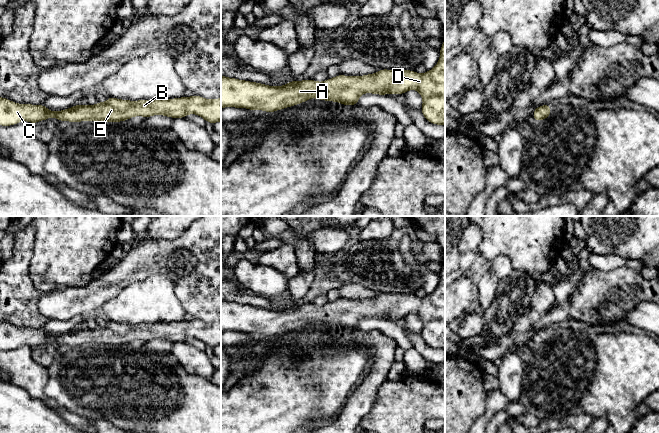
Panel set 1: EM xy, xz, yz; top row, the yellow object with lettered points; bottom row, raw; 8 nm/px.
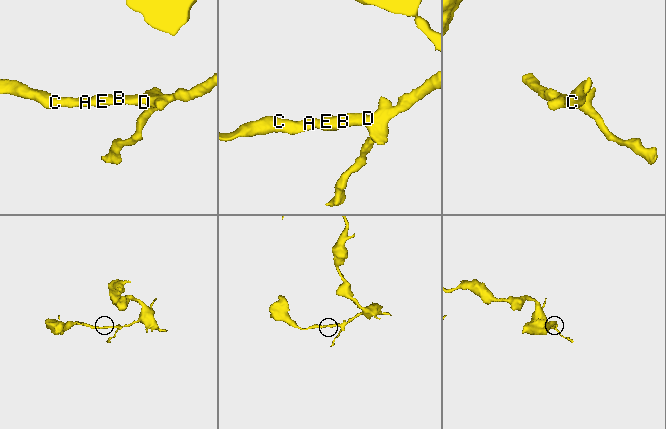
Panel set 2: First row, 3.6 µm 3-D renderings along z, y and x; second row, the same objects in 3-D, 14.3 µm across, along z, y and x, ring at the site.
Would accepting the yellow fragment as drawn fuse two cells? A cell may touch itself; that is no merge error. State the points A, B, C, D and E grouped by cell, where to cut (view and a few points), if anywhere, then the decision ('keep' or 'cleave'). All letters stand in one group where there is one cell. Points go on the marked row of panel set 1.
groups A B C D E; cut none; keep

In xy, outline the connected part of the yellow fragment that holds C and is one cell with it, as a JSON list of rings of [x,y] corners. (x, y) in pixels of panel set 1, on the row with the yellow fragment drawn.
[[[194,94],[173,99],[131,101],[108,97],[105,103],[98,101],[93,106],[77,104],[65,110],[50,111],[43,104],[20,104],[0,97],[0,126],[12,126],[22,121],[34,124],[50,117],[67,122],[123,122],[135,116],[185,118],[188,114],[196,114],[215,124],[221,121],[221,98],[205,99]]]

